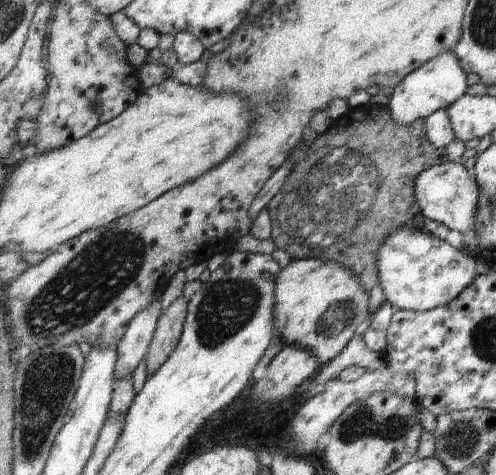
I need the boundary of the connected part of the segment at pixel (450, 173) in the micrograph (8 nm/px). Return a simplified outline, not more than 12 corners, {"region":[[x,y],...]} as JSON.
{"region":[[464,164],[424,169],[413,191],[426,219],[471,240],[478,186]]}

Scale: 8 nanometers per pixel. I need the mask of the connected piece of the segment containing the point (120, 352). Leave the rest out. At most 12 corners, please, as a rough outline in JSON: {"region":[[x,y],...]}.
{"region":[[160,299],[139,312],[117,344],[115,382],[148,352]]}

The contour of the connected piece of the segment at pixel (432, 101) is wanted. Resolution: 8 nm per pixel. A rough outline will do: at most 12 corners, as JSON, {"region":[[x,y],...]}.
{"region":[[453,51],[412,71],[386,106],[407,126],[468,87]]}

